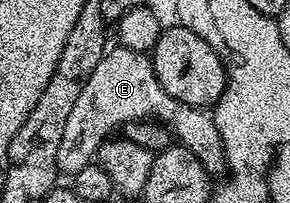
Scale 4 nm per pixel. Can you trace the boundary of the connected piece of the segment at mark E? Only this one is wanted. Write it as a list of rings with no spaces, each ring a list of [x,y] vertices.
[[[120,46],[110,47],[105,57],[91,70],[83,94],[75,102],[67,126],[63,126],[63,138],[59,141],[57,166],[62,173],[72,174],[83,170],[83,166],[94,163],[101,145],[114,135],[113,132],[138,120],[155,120],[165,125],[182,148],[191,150],[199,162],[209,171],[210,177],[226,171],[225,143],[221,129],[215,126],[212,115],[204,108],[192,108],[167,94],[153,73],[152,59],[144,52],[127,50]]]

